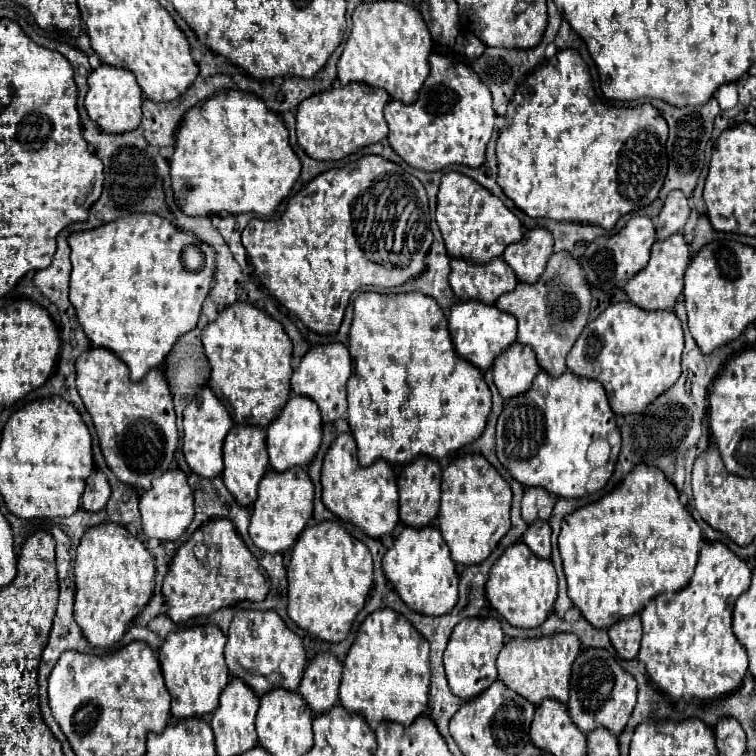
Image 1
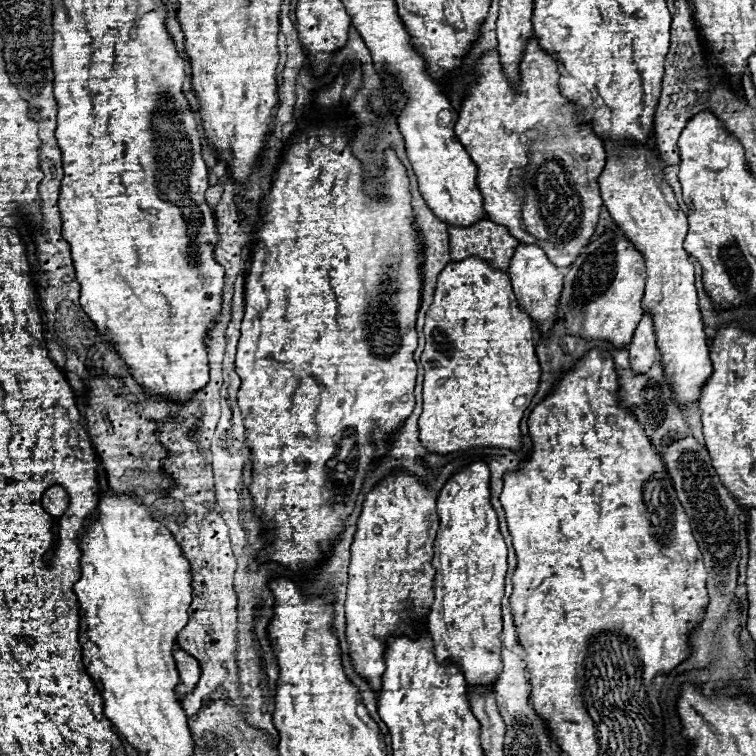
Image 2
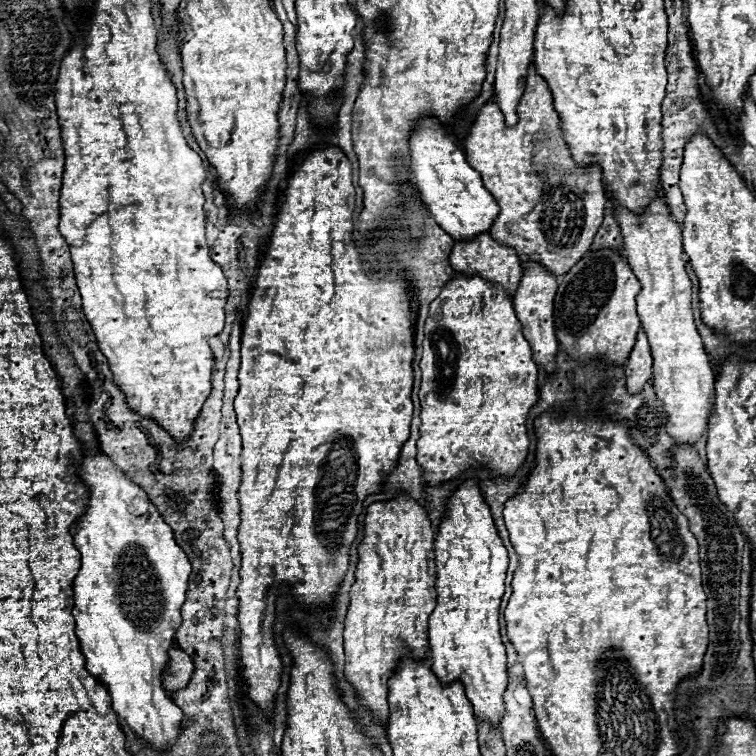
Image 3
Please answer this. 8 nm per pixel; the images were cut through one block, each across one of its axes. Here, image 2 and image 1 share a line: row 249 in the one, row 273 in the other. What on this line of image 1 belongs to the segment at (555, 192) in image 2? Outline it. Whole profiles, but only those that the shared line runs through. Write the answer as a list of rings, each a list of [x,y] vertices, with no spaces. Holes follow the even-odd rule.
[[[566,250],[550,256],[542,278],[534,284],[518,282],[512,292],[502,294],[496,306],[510,312],[518,320],[518,342],[534,348],[538,364],[550,376],[558,378],[566,372],[566,356],[590,318],[592,294],[582,274],[582,268]]]

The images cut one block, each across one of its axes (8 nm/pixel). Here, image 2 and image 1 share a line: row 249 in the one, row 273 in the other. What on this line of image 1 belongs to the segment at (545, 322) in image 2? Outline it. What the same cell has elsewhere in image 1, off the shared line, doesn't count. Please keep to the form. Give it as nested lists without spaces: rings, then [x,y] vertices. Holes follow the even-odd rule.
[[[532,228],[526,230],[522,240],[510,244],[504,252],[504,260],[516,272],[518,280],[534,282],[542,276],[546,260],[552,254],[554,238],[546,228]]]

